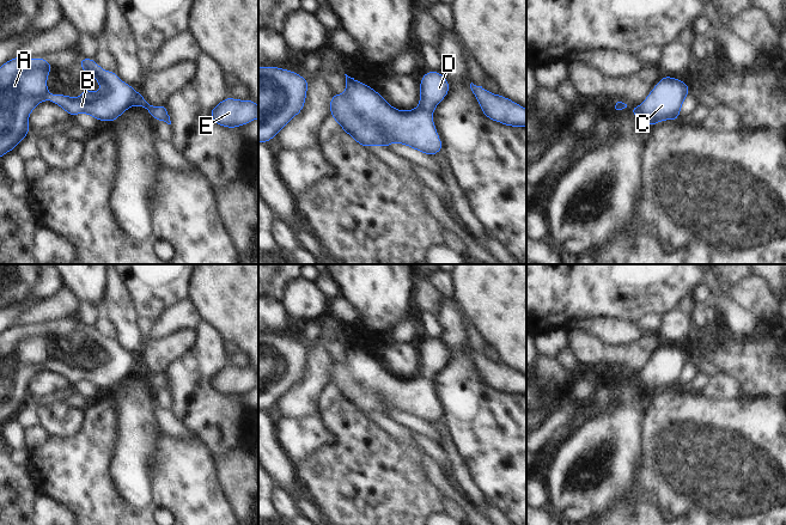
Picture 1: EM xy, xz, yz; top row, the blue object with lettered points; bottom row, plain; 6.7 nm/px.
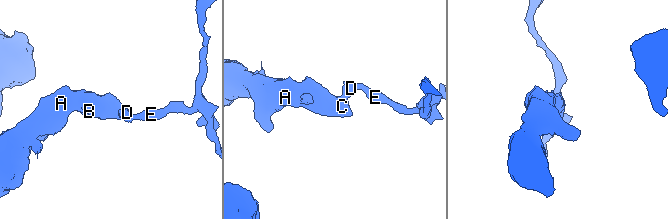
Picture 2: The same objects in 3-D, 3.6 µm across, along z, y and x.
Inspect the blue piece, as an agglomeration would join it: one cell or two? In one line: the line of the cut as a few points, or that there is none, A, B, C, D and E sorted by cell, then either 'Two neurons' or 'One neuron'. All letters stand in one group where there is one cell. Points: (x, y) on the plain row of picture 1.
No split. Groups: A B C D E. One neuron.

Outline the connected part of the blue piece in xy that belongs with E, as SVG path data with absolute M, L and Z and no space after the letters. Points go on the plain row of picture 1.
M227 365L209 380L211 387L225 396L238 396L258 386L258 373L251 367Z

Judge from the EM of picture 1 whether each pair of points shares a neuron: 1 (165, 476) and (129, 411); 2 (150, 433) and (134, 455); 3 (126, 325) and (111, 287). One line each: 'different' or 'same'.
1: different
2: same
3: same

